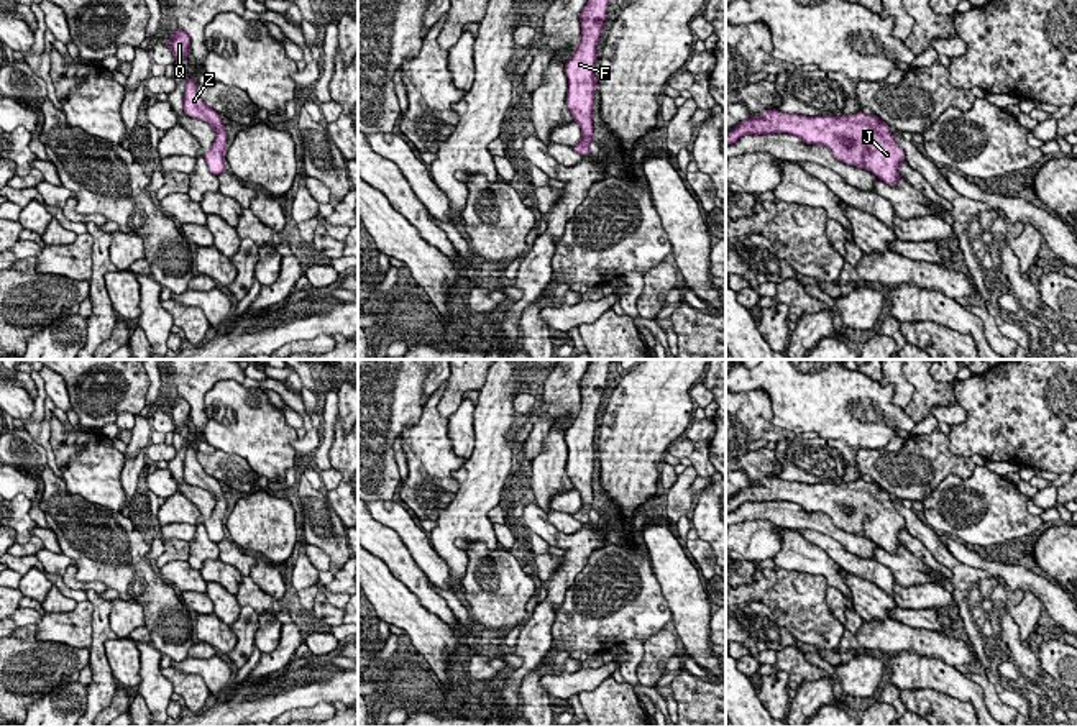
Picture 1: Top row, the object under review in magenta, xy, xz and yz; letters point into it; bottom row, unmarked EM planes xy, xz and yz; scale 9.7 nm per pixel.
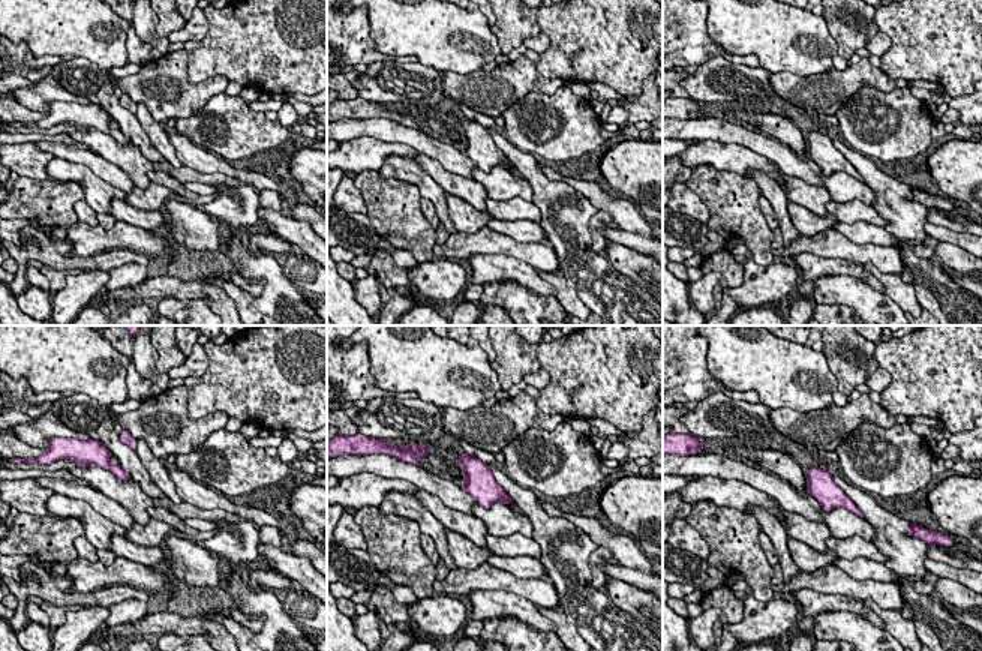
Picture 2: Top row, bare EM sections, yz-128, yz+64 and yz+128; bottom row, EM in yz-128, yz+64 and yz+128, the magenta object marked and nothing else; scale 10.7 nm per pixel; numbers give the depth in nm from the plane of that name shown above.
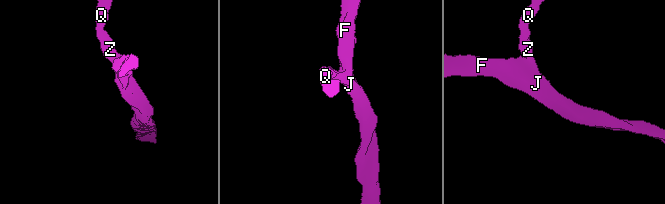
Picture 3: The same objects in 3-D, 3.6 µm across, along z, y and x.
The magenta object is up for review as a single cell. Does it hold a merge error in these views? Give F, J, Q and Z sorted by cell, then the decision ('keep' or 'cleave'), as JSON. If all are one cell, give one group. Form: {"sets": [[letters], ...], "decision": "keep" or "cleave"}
{"sets": [["F", "J", "Q", "Z"]], "decision": "keep"}

